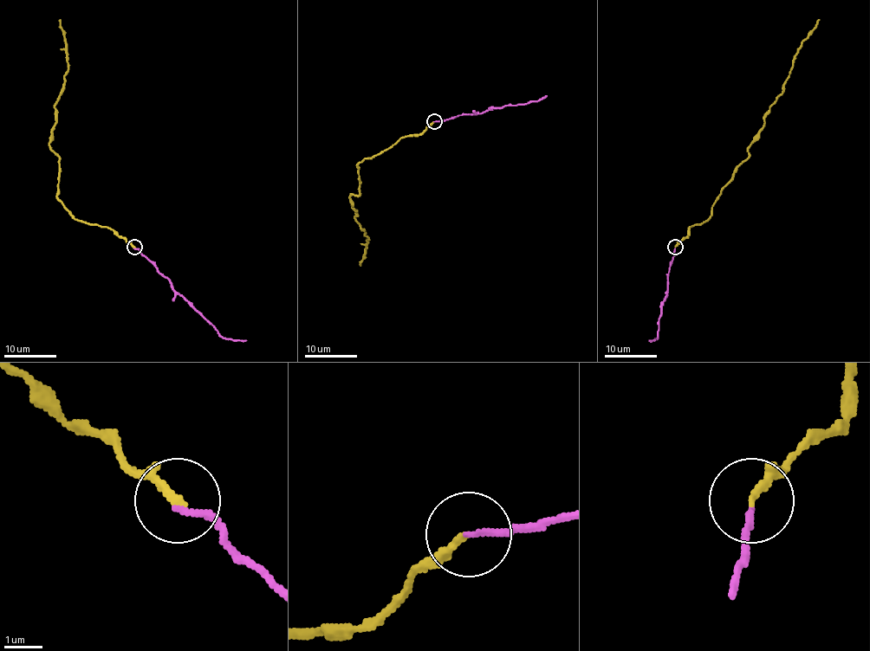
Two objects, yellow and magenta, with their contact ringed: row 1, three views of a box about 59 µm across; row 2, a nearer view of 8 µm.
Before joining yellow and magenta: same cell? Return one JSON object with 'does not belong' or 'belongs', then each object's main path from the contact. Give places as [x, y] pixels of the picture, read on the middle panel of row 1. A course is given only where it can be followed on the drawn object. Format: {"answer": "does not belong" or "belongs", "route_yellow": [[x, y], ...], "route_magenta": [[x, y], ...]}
{"answer": "belongs", "route_yellow": [[434, 121], [357, 165], [360, 193], [349, 198], [355, 220], [368, 239], [360, 266]], "route_magenta": [[434, 121], [537, 101], [546, 95]]}

